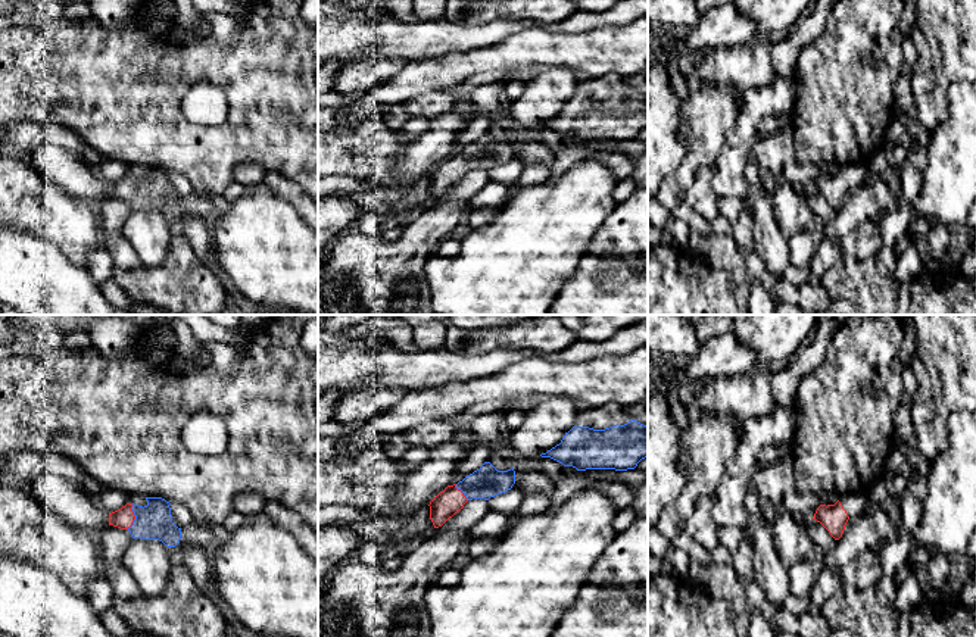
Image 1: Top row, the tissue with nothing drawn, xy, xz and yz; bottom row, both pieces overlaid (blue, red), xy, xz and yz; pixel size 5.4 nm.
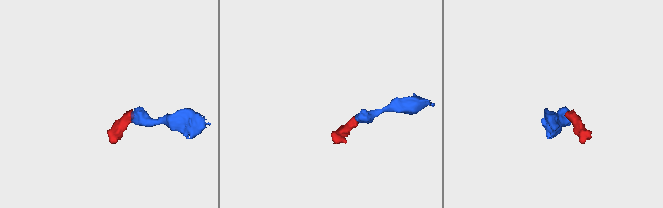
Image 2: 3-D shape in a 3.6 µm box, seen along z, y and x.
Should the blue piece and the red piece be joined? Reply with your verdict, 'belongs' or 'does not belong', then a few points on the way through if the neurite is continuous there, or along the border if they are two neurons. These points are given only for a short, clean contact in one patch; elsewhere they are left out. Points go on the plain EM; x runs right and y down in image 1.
belongs; runs through xy (153, 191), (136, 187), (122, 189)

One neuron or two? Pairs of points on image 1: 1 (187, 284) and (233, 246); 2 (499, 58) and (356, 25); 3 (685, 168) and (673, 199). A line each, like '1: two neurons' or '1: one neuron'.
1: two neurons
2: two neurons
3: one neuron

